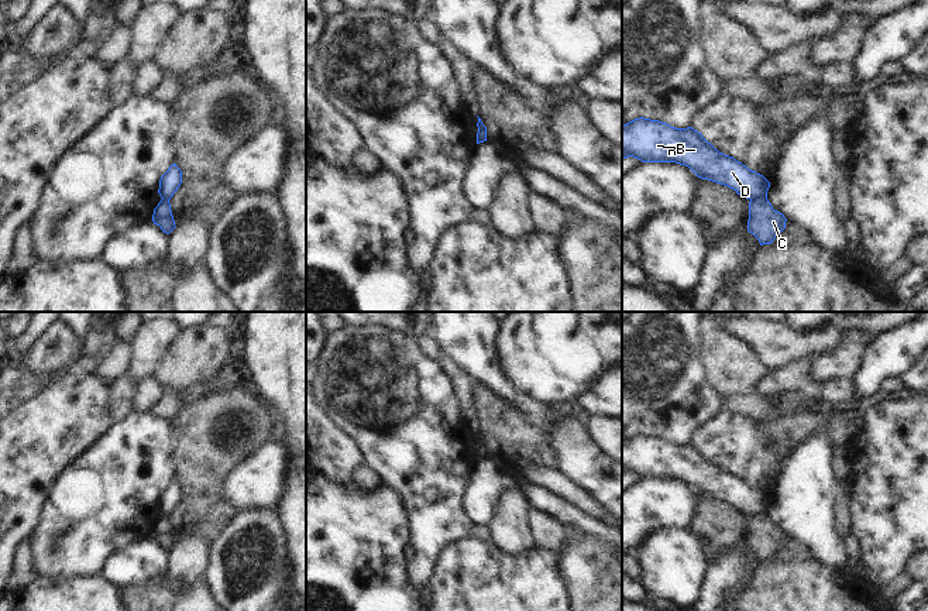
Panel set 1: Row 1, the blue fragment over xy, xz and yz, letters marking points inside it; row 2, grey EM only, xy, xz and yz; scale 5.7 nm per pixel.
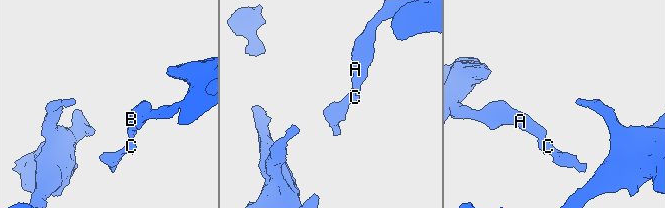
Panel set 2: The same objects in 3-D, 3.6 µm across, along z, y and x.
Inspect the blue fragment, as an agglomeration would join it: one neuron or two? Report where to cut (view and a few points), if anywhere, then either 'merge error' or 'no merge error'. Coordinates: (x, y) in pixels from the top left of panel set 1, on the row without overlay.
cut in yz along (766, 511), (751, 517); merge error

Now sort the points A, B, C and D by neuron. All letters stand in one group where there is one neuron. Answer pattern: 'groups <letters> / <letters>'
groups A B D / C

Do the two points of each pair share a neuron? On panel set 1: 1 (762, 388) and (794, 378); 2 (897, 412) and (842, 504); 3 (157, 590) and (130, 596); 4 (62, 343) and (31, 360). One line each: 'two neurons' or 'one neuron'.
1: one neuron
2: two neurons
3: one neuron
4: one neuron

